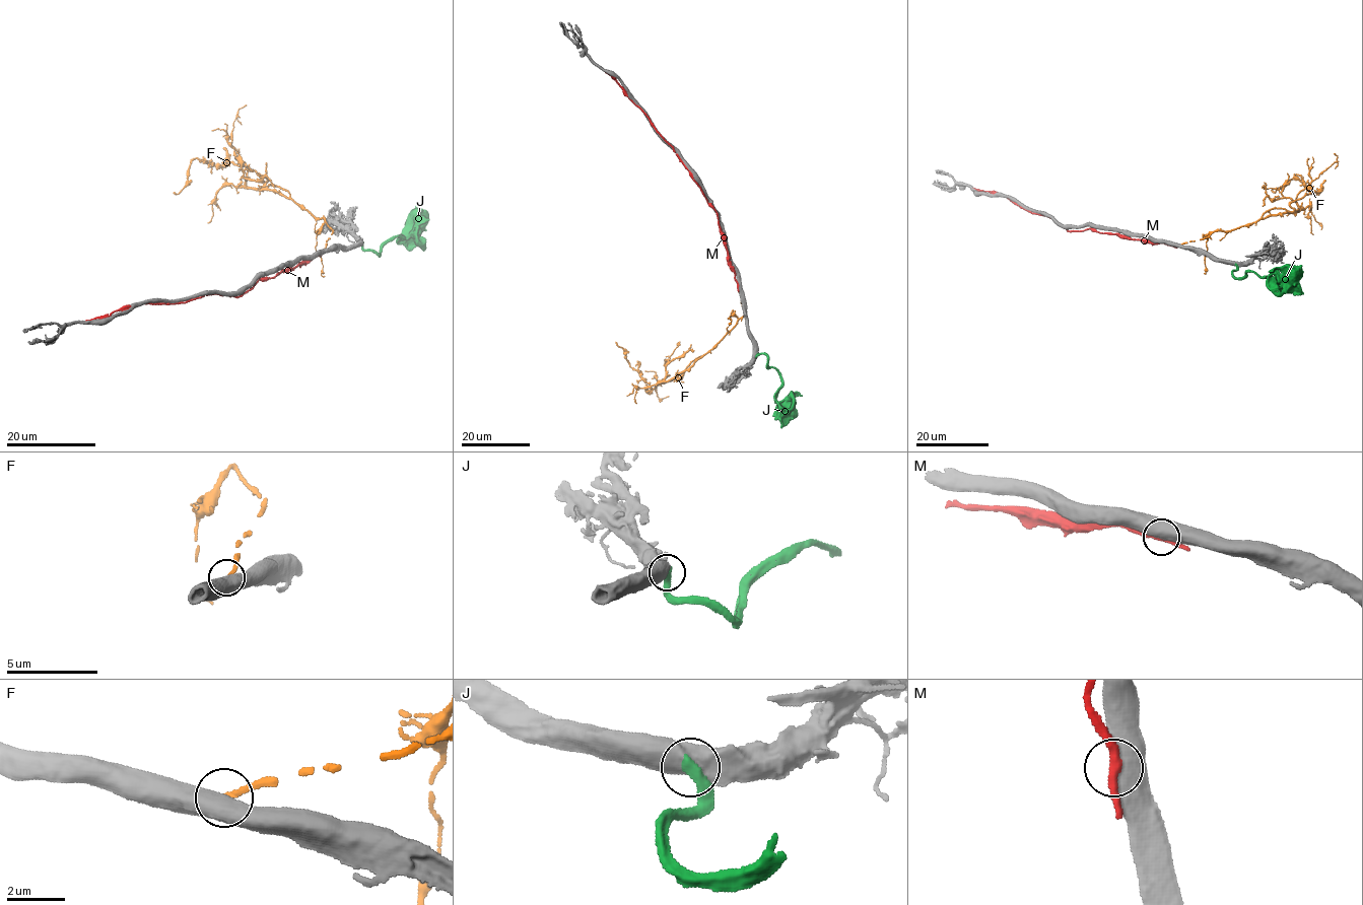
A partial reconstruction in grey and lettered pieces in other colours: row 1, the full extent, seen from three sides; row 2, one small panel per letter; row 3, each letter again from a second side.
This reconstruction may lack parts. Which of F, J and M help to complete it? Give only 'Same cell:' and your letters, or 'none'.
Same cell: J

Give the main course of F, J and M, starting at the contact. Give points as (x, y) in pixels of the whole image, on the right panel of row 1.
F: (1180, 245), (1292, 211), (1291, 203), (1315, 191), (1300, 175), (1271, 189)
J: (1236, 264), (1232, 273), (1236, 277), (1241, 278), (1247, 270), (1279, 281), (1296, 267), (1297, 272)
M: (1171, 246), (1121, 237), (1091, 228), (1068, 230), (1052, 219), (1020, 208), (1007, 197), (973, 188)

